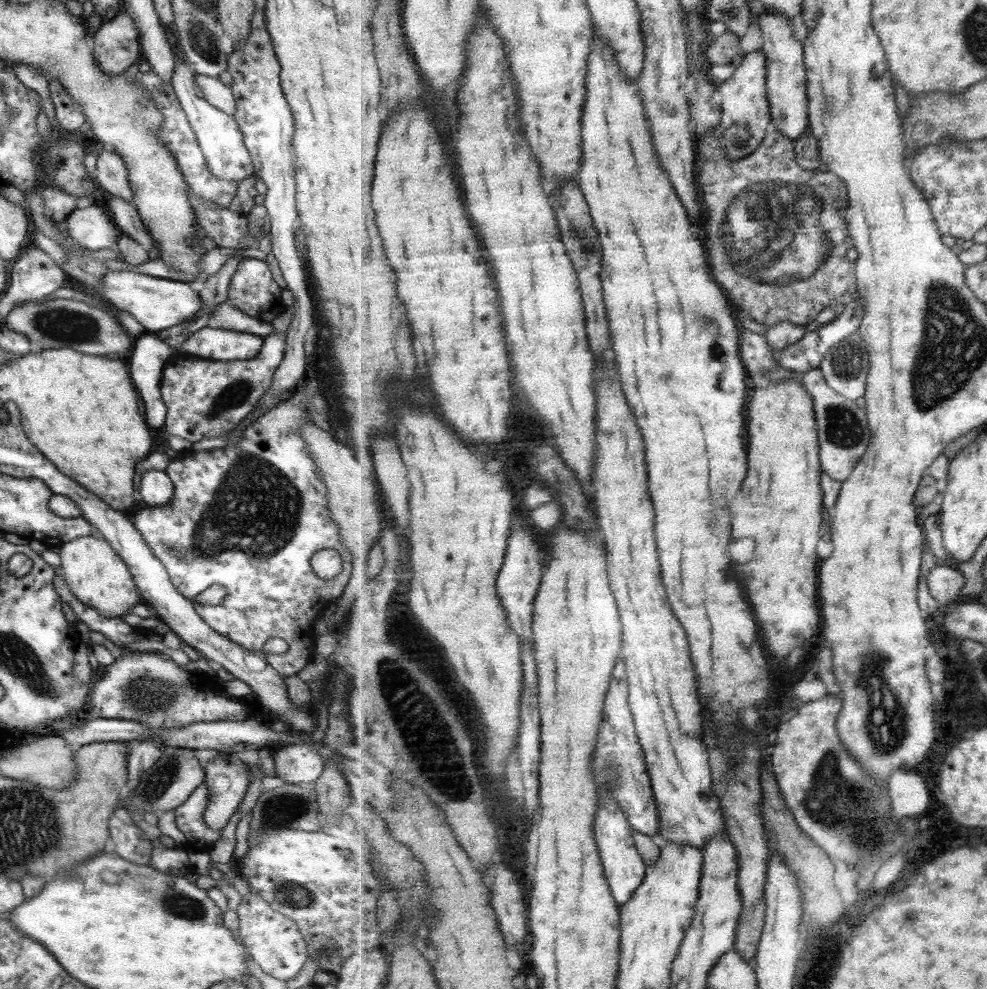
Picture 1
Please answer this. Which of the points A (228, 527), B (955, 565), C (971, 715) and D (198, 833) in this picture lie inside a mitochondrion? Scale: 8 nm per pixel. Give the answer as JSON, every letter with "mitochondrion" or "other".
{"A":"mitochondrion","B":"other","C":"other","D":"other"}

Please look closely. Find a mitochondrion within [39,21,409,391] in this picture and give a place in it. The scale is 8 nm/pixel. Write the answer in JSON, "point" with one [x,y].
{"point":[52,163]}

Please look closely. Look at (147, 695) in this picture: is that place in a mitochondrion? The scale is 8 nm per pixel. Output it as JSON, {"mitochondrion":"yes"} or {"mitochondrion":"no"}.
{"mitochondrion":"yes"}

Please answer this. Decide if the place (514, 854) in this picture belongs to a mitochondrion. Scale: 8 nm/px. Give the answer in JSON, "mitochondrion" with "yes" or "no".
{"mitochondrion":"no"}

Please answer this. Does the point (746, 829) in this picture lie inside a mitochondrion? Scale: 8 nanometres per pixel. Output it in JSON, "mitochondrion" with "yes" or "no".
{"mitochondrion":"no"}

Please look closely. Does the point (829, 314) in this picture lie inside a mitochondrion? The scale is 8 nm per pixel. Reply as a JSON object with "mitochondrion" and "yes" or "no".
{"mitochondrion":"no"}

